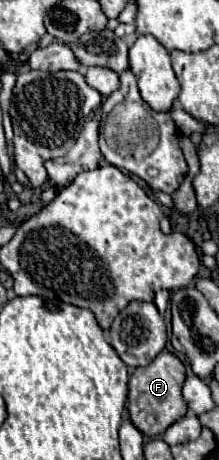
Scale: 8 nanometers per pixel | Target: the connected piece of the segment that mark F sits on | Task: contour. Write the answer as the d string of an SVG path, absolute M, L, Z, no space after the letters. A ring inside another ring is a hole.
M161 352L149 366L135 368L135 372L129 376L129 400L127 400L129 418L145 436L159 436L173 422L185 416L187 404L181 396L183 382L185 382L185 366L171 352ZM149 416L153 416L153 420L149 420Z

